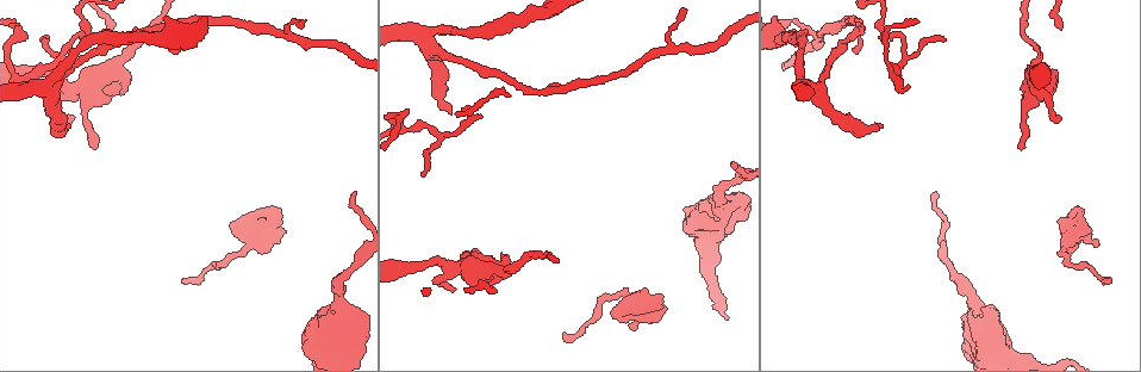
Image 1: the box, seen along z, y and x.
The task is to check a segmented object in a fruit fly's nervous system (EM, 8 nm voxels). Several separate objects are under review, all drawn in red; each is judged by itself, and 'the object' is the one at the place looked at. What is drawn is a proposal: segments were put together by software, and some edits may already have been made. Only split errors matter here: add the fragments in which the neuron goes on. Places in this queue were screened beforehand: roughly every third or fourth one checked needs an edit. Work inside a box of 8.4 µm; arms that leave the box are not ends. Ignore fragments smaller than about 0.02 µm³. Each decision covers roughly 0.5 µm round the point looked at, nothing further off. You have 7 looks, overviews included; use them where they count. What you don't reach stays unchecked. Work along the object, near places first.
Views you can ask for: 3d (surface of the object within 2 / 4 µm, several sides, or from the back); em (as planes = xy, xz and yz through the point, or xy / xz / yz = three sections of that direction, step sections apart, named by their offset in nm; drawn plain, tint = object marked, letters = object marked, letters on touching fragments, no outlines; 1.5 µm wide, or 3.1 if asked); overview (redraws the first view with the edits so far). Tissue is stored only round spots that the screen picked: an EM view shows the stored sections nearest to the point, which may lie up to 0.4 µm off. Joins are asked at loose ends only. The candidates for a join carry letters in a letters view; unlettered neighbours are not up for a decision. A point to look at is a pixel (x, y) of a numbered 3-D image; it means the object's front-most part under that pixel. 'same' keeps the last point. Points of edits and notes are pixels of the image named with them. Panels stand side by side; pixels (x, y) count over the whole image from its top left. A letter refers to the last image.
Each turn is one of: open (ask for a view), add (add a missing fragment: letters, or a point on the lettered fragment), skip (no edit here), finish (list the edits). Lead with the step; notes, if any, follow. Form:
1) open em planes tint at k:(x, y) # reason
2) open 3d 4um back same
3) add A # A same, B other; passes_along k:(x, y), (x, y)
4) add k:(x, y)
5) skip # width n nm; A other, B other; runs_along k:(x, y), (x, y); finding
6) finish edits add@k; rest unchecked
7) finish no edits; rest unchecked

open em xy step 8 plain at 1:(71, 121) # an open end

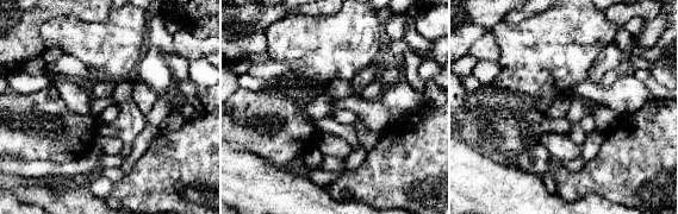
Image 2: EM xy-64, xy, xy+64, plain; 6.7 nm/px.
open em xy step 8 letters same

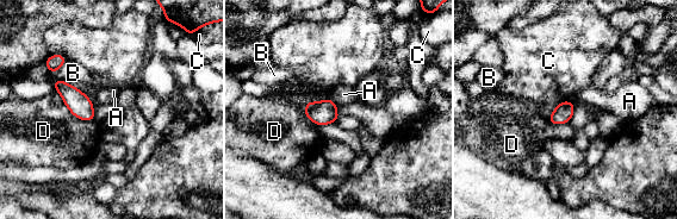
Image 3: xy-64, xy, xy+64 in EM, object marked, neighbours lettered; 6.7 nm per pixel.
skip # longest_contact D 360 nm; A other, B other, C other, D other; border 3:(566, 99), (560, 101), (546, 119); no lettered fragment goes on from it

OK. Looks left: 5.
open 3d 2um back at 1:(945, 39) # free end

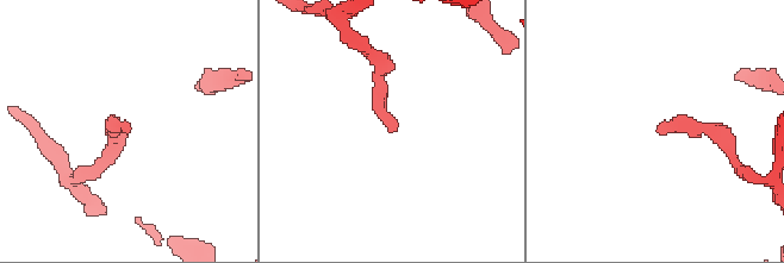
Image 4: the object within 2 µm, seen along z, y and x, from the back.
open em yz step 4 tint at 4:(127, 128) # shape alone is not enough

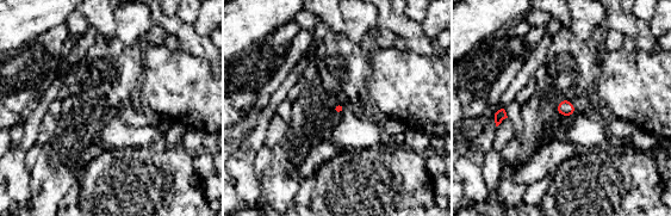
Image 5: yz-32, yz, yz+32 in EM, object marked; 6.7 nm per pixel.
open em planes letters same

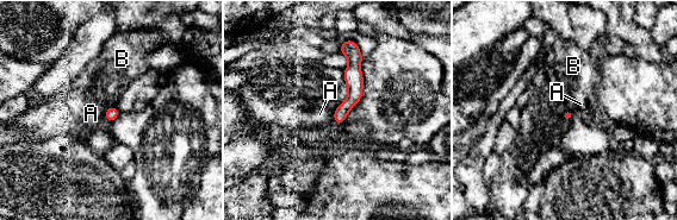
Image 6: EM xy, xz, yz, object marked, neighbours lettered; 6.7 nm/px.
skip # longest_contact A 110 nm; A other, B other; runs_along 6:(351, 44), (354, 96), (337, 120); none of them fits

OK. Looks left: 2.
open 3d 4um at 1:(711, 224)

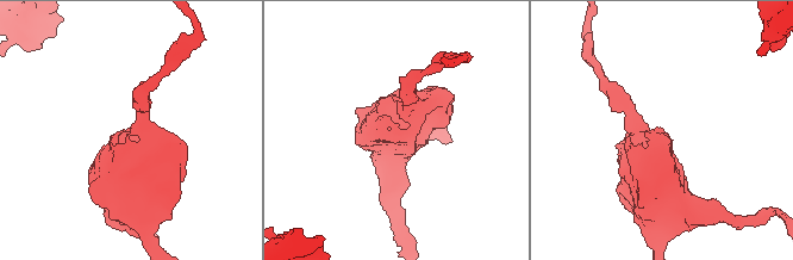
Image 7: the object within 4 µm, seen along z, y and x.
open em xy step 4 letters at 7:(128, 132)

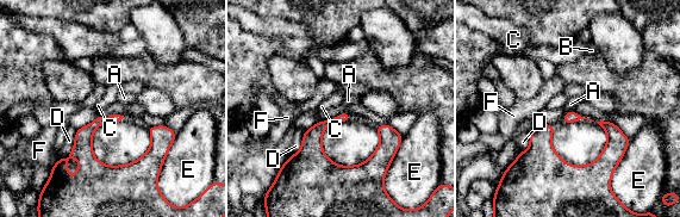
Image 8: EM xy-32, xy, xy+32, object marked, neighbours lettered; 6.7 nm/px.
skip # longest_contact E 400 nm; A other, B other, C other, D other, E other, F other; none of them fits

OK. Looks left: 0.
finish no edits; rest unchecked

